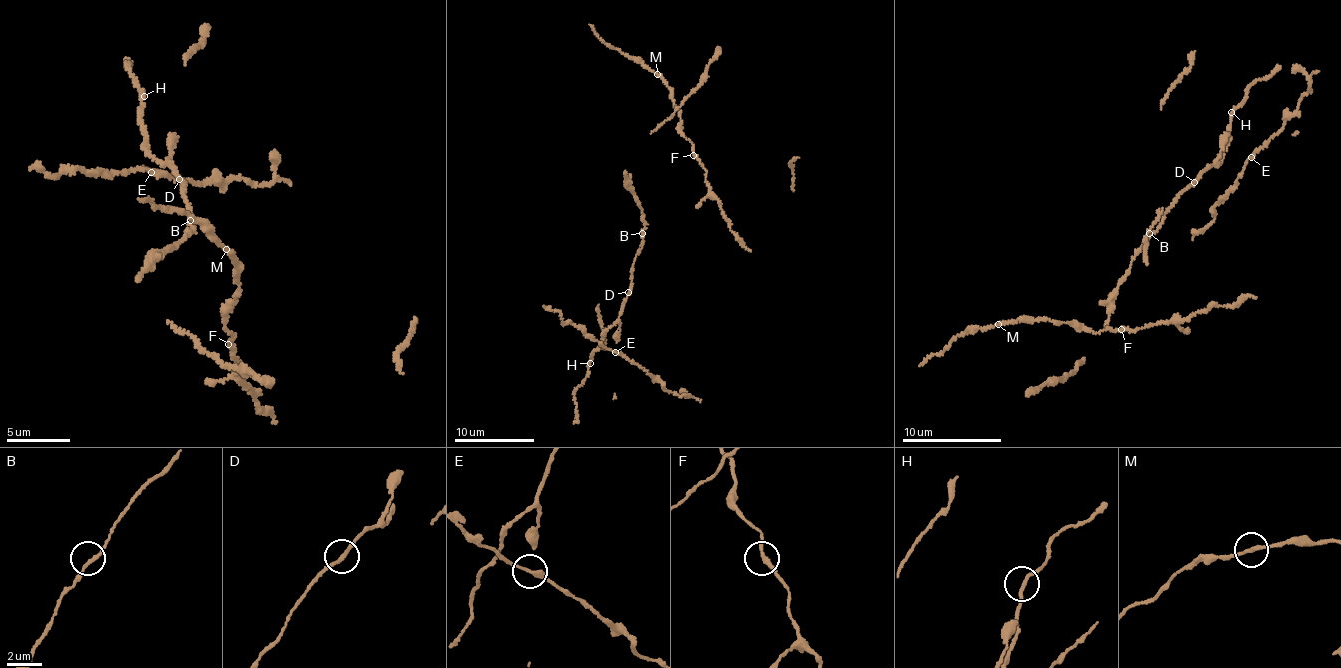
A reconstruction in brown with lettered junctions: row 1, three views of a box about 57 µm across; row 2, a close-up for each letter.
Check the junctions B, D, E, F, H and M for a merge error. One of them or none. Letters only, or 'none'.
E

